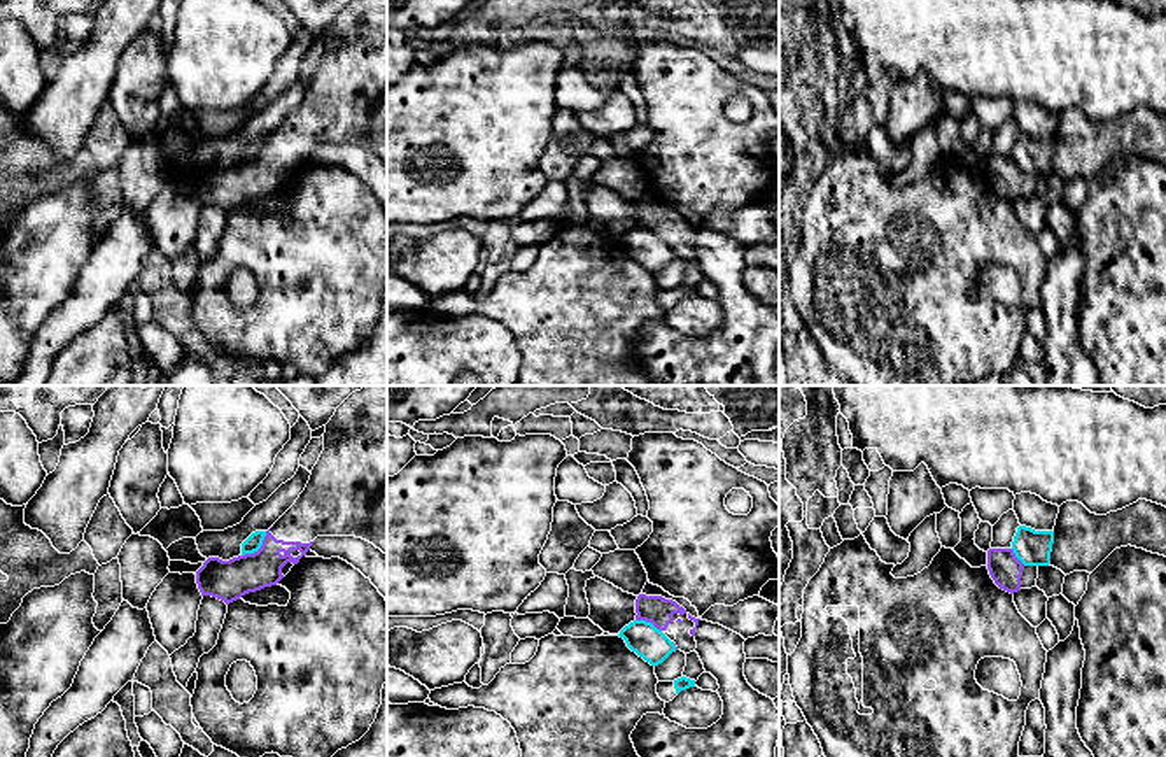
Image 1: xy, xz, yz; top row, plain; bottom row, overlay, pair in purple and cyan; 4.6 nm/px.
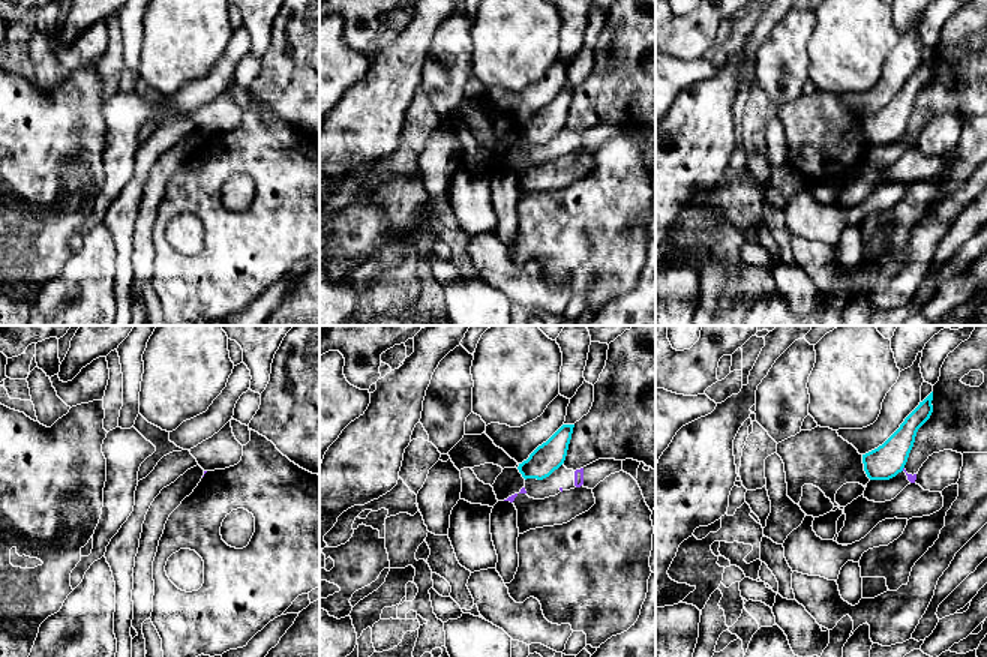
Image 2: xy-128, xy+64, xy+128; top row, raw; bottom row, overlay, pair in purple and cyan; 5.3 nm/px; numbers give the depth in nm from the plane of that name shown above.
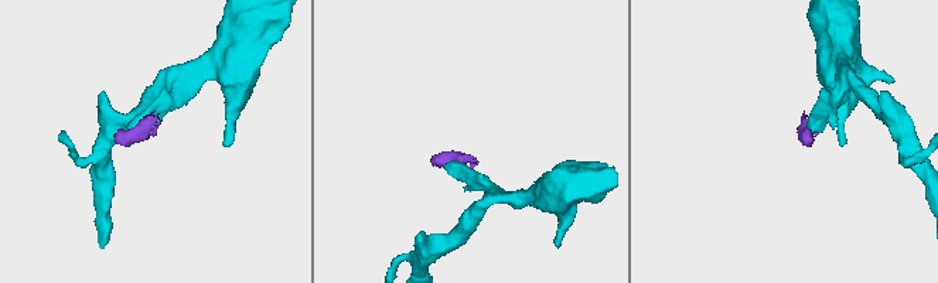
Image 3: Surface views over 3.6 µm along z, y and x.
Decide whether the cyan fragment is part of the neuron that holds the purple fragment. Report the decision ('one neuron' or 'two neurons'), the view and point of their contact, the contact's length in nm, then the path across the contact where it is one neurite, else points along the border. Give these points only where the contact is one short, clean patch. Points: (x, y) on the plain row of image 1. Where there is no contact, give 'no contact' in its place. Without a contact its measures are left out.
two neurons; meets purple in xy at (259, 156); contact 170 nm long; border along xy (266, 139), (261, 153), (242, 163)

